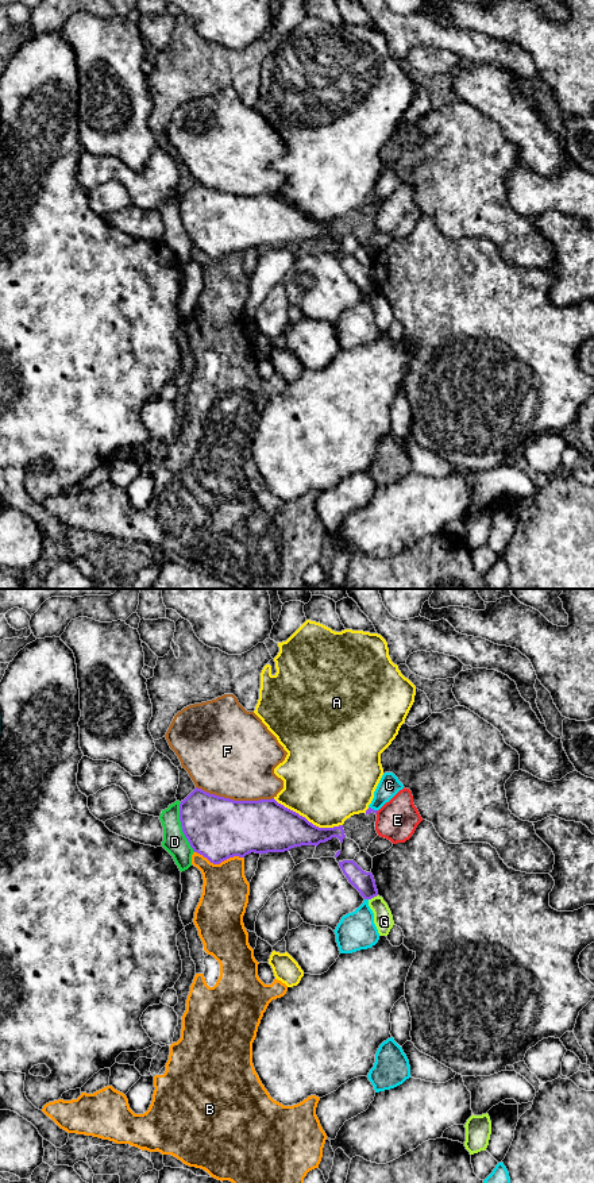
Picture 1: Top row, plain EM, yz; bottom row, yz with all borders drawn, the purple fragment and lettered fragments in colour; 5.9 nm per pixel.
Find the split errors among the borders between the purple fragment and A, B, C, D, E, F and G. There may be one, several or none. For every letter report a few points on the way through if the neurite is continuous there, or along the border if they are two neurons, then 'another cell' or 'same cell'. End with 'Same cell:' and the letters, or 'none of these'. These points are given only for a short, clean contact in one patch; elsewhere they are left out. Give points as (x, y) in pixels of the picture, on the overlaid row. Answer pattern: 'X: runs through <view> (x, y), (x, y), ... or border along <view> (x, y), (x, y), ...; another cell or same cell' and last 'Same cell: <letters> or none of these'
A: another cell
B: another cell
C: another cell
D: another cell
E: another cell
F: another cell
G: border along yz (377, 894), (369, 900); another cell
Same cell: none of these

